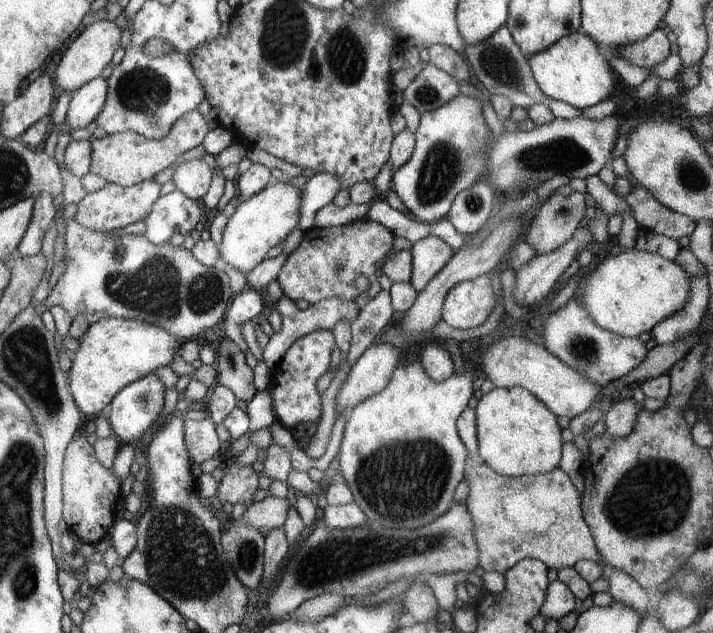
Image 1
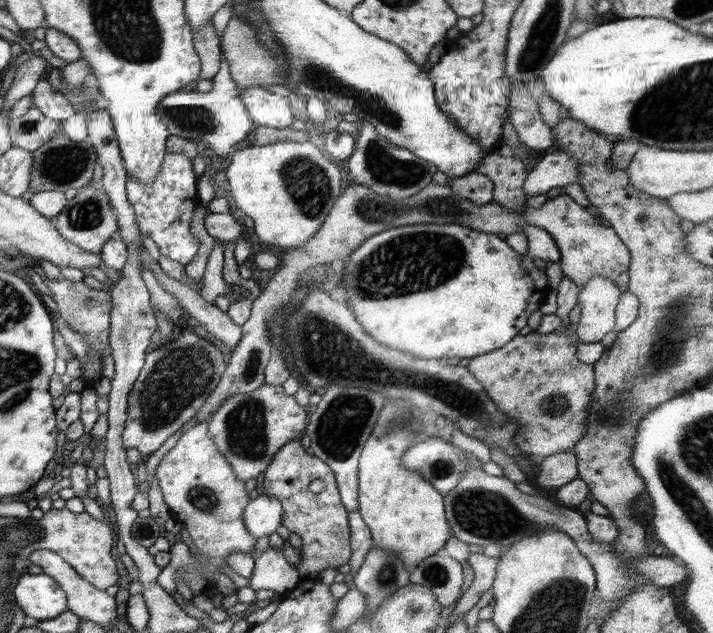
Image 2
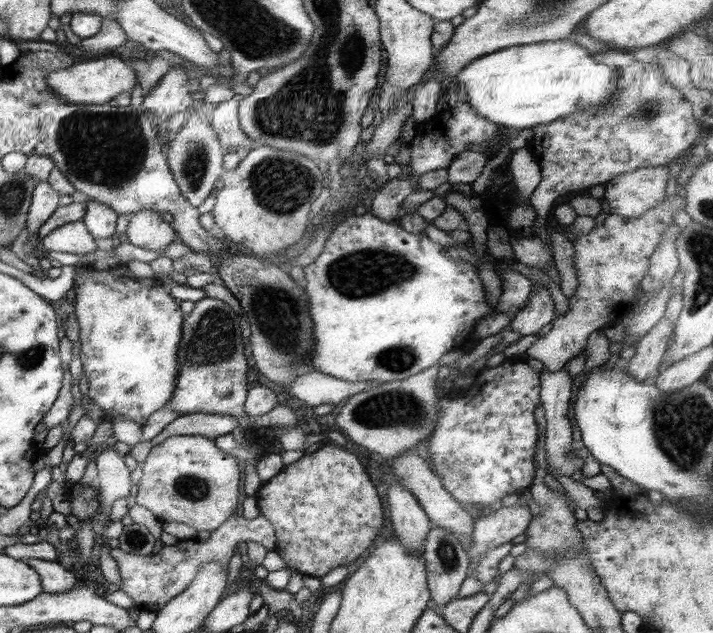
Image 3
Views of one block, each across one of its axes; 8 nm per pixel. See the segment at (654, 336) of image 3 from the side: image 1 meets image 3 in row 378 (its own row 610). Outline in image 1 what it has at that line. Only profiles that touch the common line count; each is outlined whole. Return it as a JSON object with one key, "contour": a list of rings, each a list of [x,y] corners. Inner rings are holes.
{"contour":[[[486,463],[471,464],[466,467],[464,478],[469,484],[469,494],[464,501],[474,521],[475,539],[479,548],[479,566],[486,572],[508,570],[522,559],[541,560],[548,568],[560,570],[562,567],[573,567],[582,559],[594,561],[600,565],[602,574],[608,581],[610,594],[616,601],[631,606],[643,617],[650,607],[650,600],[642,586],[624,571],[608,566],[598,552],[594,537],[586,524],[581,507],[581,492],[574,486],[572,479],[560,468],[549,473],[507,477],[495,472]]]}

